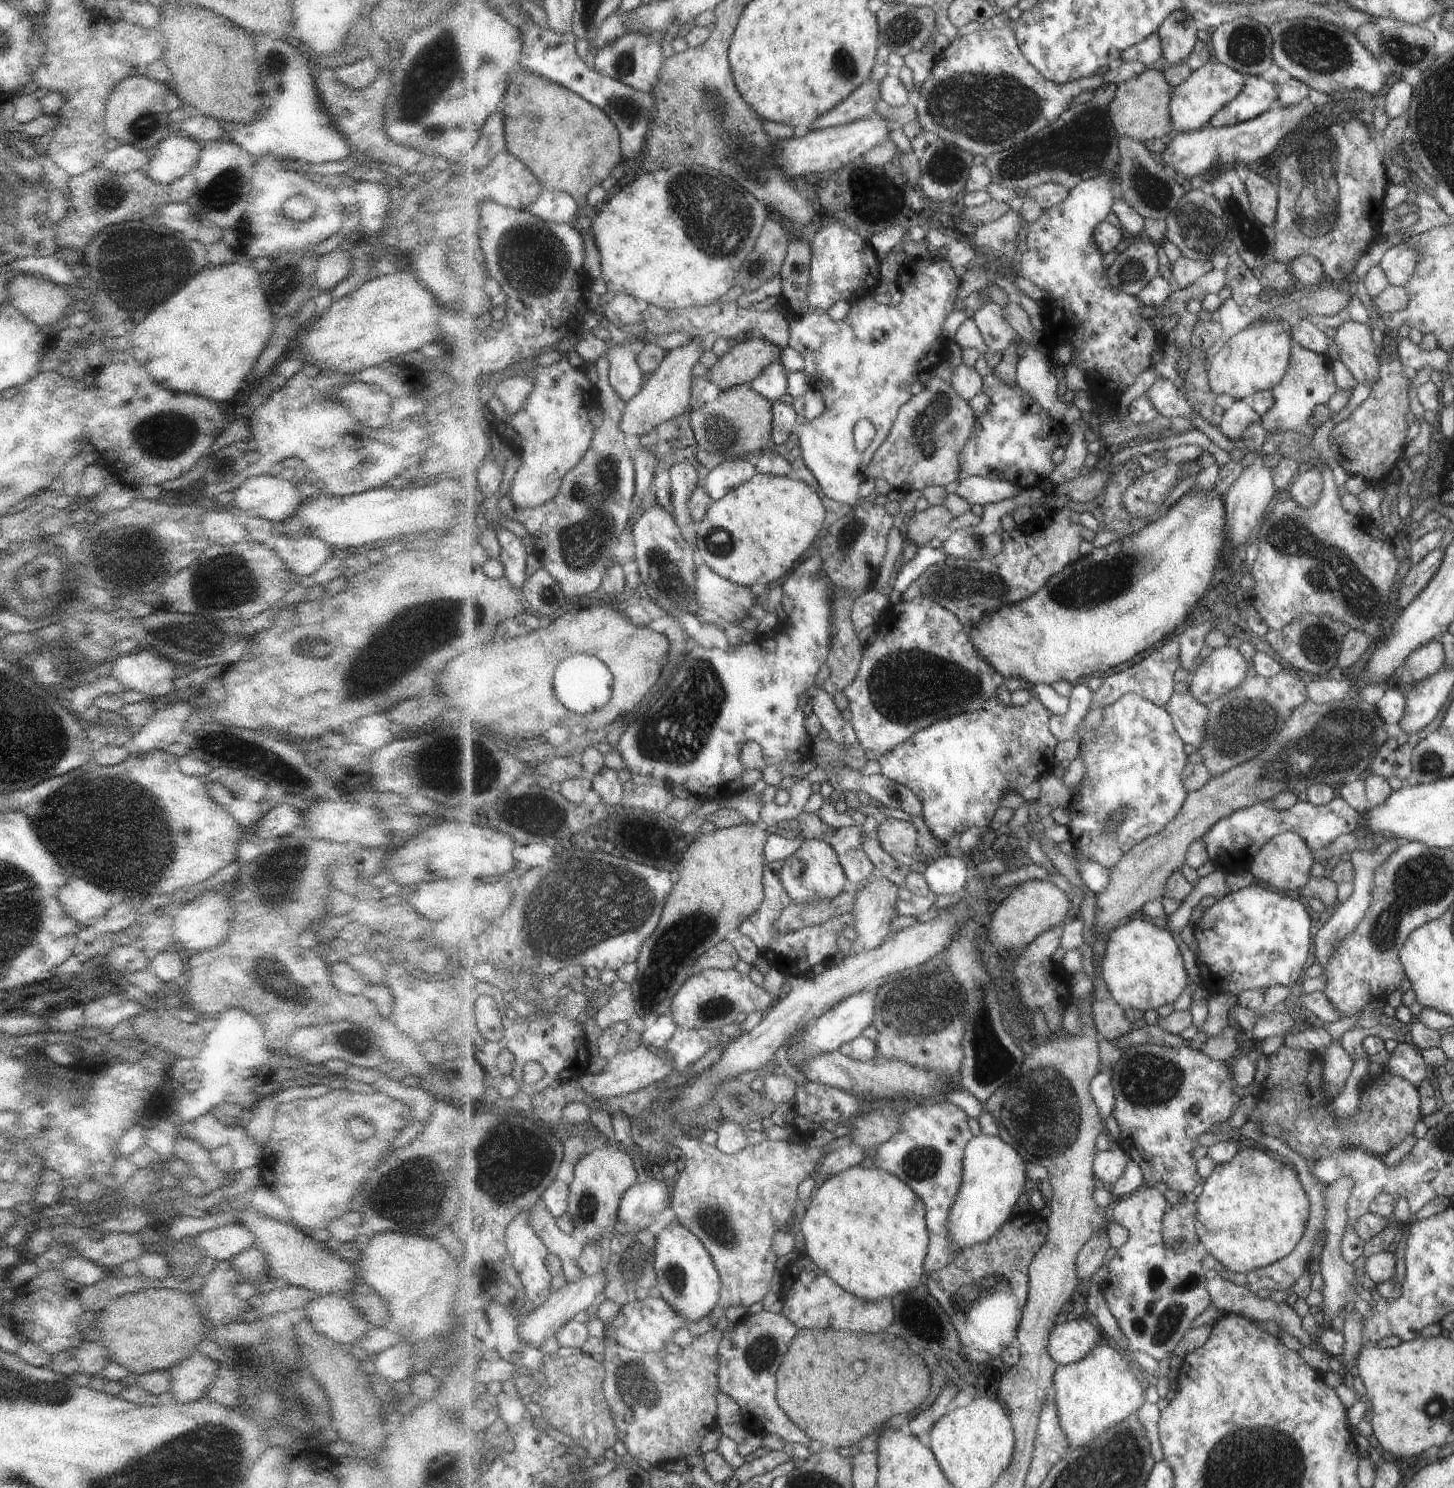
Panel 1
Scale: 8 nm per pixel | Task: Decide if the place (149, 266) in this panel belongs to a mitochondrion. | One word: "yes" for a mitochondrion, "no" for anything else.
yes

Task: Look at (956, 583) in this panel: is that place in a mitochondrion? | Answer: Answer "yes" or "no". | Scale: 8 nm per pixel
yes

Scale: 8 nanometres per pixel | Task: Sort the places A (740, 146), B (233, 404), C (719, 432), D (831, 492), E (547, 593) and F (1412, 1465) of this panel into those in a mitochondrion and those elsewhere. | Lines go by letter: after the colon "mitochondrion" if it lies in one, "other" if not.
A: mitochondrion
B: other
C: mitochondrion
D: other
E: mitochondrion
F: other

